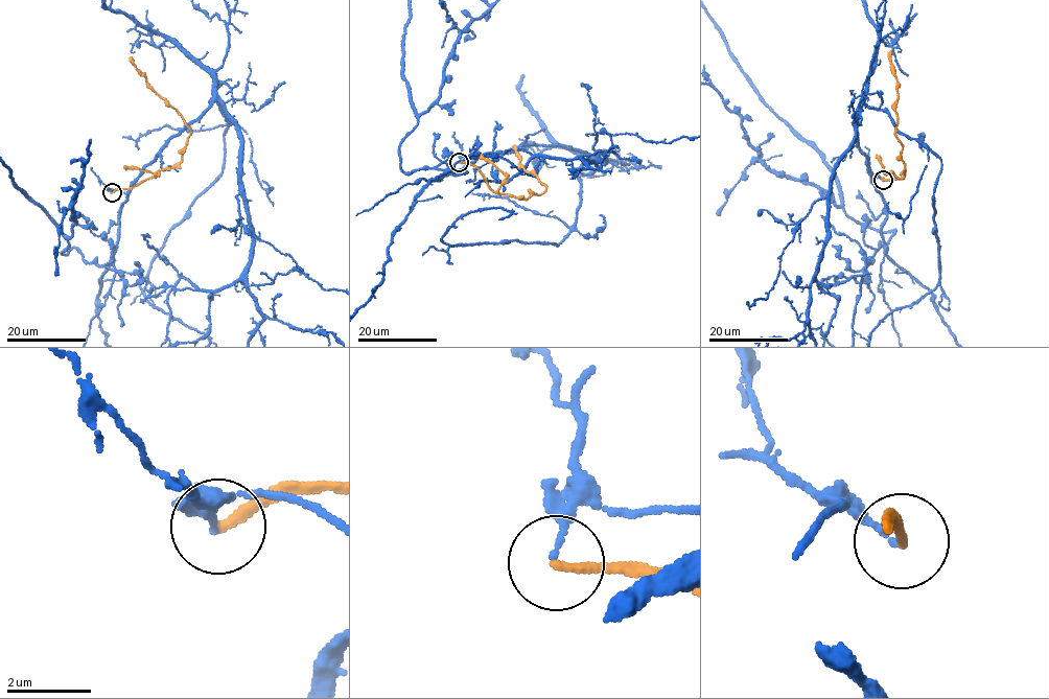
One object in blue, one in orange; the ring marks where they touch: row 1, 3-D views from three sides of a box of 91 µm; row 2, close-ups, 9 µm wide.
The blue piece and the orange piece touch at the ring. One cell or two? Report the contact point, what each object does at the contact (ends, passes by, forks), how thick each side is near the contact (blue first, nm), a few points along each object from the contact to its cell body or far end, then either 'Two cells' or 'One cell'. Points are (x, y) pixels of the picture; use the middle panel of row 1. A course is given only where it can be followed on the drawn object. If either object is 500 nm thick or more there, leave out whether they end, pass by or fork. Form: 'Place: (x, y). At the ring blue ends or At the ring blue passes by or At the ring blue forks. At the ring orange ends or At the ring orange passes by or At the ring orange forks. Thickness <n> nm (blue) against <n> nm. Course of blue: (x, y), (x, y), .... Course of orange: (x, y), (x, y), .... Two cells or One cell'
Place: (459, 162). At the ring blue ends. At the ring orange ends. Thickness 150 nm (blue) against 240 nm. Course of orange: (460, 162), (473, 164), (487, 184), (506, 194), (526, 199), (544, 191), (544, 185), (522, 167), (514, 146). Two cells

